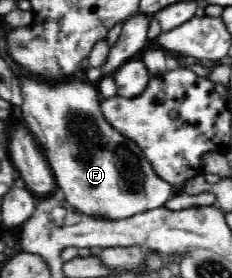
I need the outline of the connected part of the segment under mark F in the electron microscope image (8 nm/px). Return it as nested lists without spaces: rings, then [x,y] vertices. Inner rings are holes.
[[[21,78],[19,80],[19,83],[21,87],[21,95],[23,96],[23,104],[19,108],[21,113],[19,114],[18,119],[20,119],[20,115],[22,115],[22,117],[24,117],[26,121],[28,121],[28,123],[26,123],[26,127],[30,129],[30,133],[33,134],[40,148],[44,149],[44,153],[45,153],[45,156],[47,157],[48,163],[52,165],[51,167],[52,171],[54,171],[54,175],[56,175],[57,187],[62,189],[62,191],[64,192],[64,195],[65,195],[64,201],[66,201],[66,203],[74,207],[76,211],[88,217],[92,217],[96,220],[108,220],[110,222],[117,222],[117,221],[122,221],[123,219],[128,219],[129,217],[132,217],[133,215],[138,215],[138,214],[144,213],[145,211],[150,211],[151,209],[158,209],[159,207],[165,207],[166,201],[168,201],[169,199],[173,197],[173,195],[175,195],[175,190],[174,190],[173,185],[171,183],[168,183],[168,181],[160,177],[155,172],[155,169],[152,167],[152,164],[146,159],[146,156],[142,153],[142,150],[136,147],[136,144],[134,144],[134,141],[126,139],[124,136],[121,136],[120,133],[115,132],[114,130],[112,130],[112,128],[108,127],[108,124],[106,124],[104,121],[104,116],[100,115],[100,108],[98,108],[98,103],[100,103],[100,100],[98,100],[98,90],[96,90],[96,88],[92,86],[91,84],[88,84],[87,80],[85,80],[84,78],[80,78],[80,79],[77,78],[76,81],[68,81],[67,84],[62,84],[56,87],[51,87],[49,85],[44,85],[44,84],[36,84],[36,81],[24,80],[24,78]]]

